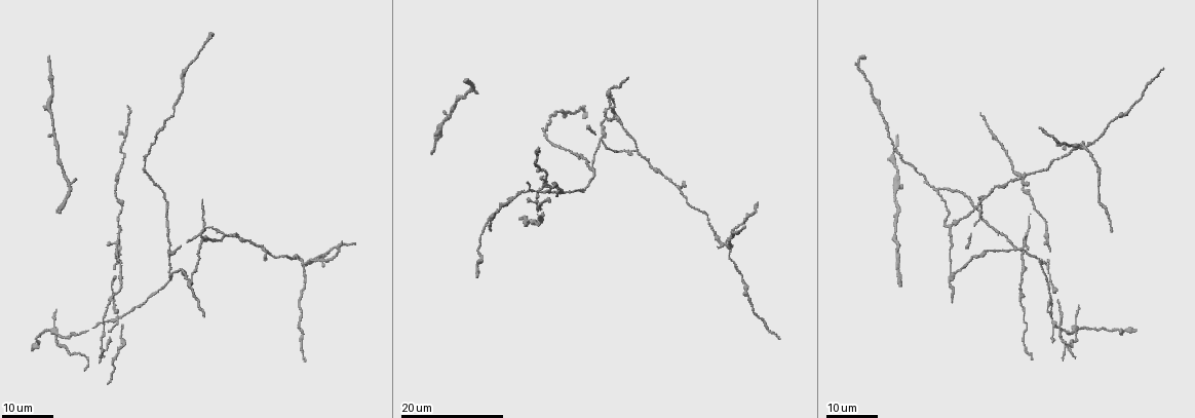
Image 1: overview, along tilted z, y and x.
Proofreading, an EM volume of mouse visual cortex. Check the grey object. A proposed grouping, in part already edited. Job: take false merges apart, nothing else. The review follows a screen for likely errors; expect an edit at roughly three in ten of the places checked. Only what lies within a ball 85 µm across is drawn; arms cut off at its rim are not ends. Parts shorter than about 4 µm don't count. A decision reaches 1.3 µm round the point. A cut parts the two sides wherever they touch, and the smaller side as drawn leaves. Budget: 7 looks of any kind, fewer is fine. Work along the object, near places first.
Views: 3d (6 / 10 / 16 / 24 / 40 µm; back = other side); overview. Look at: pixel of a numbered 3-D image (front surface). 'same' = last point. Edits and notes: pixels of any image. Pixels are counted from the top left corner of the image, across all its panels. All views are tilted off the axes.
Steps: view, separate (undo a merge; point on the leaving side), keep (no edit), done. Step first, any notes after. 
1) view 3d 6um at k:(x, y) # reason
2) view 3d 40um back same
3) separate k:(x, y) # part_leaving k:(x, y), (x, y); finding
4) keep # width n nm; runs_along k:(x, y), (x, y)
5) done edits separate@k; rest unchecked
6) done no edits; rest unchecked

view 3d 24um at 1:(304, 266) # four arms meet

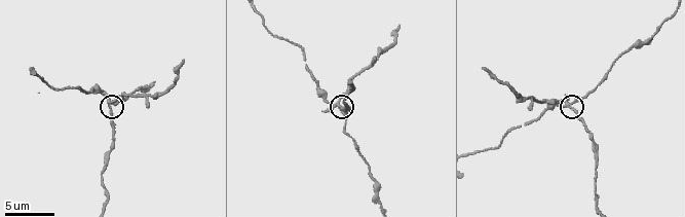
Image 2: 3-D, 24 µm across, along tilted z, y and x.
view 3d 10um at 2:(339, 105)

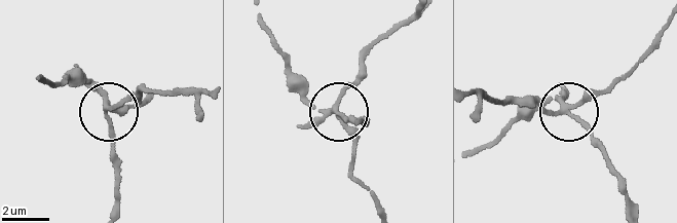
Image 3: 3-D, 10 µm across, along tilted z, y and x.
separate 3:(350, 83) # part_leaving 3:(561, 107), (603, 157), (628, 209); a second neuron is stuck on

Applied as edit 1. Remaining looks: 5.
view 3d 24um at 1:(118, 318) # four arms meet

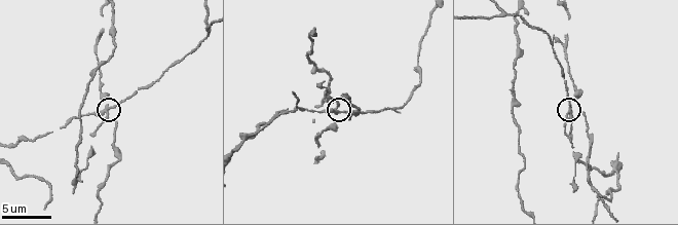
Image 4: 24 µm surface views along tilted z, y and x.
view 3d 6um at 4:(109, 104)

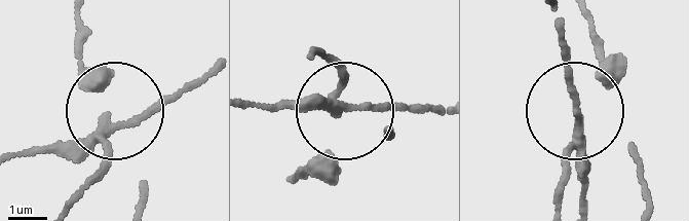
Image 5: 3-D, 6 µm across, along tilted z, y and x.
separate 5:(101, 171) # width 160 nm; part_leaving 5:(329, 107), (327, 154), (290, 181); two neurons meet here

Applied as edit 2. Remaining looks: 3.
view overview

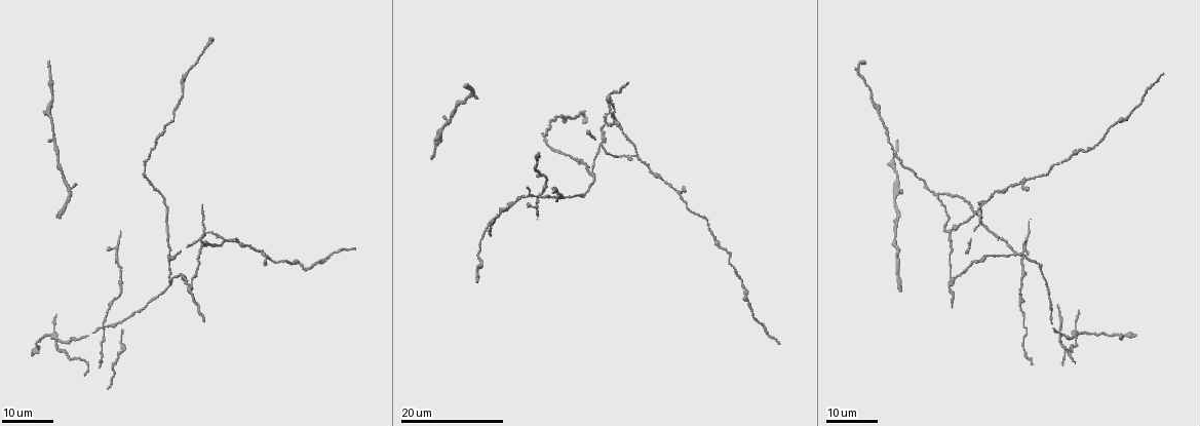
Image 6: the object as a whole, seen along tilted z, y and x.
view 3d 24um at 6:(1014, 252) # a fork

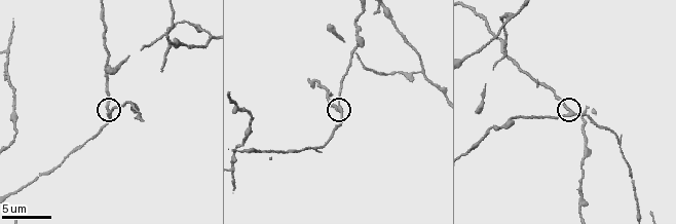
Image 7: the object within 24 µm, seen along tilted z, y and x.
view 3d 10um at 7:(571, 113) # closer look

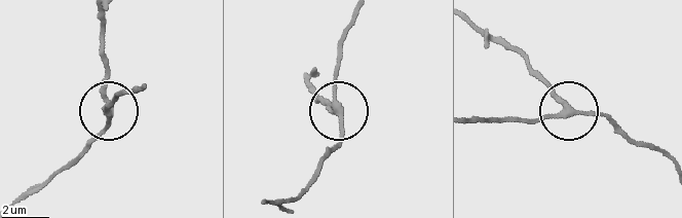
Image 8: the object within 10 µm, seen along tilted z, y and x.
separate 8:(106, 75) # width 220 nm; part_leaving 8:(565, 107), (540, 73), (475, 27); a second neuron is stuck on

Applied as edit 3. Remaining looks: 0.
done edits separate@3, separate@5, separate@8; rest unchecked

